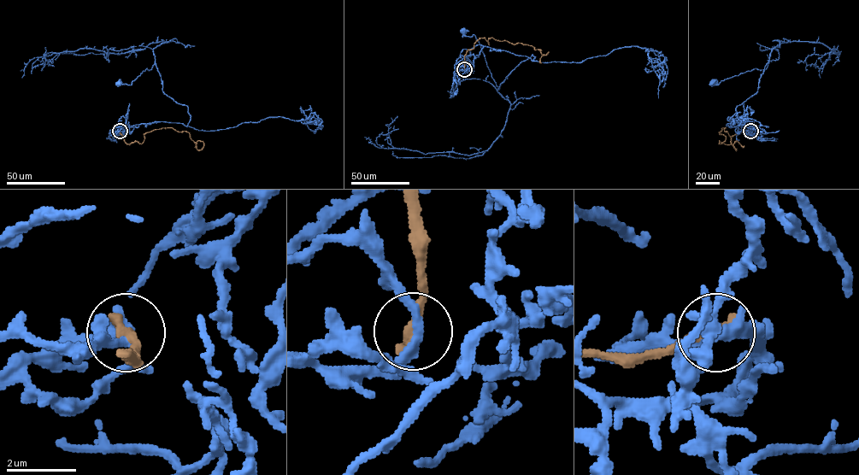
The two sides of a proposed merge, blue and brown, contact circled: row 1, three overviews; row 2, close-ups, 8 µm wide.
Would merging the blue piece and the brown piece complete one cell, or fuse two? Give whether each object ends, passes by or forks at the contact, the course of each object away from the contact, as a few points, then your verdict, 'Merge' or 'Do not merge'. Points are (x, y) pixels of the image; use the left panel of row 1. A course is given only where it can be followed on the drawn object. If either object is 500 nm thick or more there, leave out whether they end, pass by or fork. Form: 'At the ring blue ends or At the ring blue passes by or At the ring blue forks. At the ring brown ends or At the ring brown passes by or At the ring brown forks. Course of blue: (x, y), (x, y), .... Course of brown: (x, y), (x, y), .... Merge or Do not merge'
At the ring blue forks. At the ring brown ends. Course of blue: (120, 131), (110, 135), (121, 116), (130, 126), (187, 126), (190, 117), (162, 91), (155, 63), (119, 84). Course of brown: (120, 131), (129, 144), (173, 128), (187, 131), (197, 149), (204, 143), (197, 147). Do not merge

